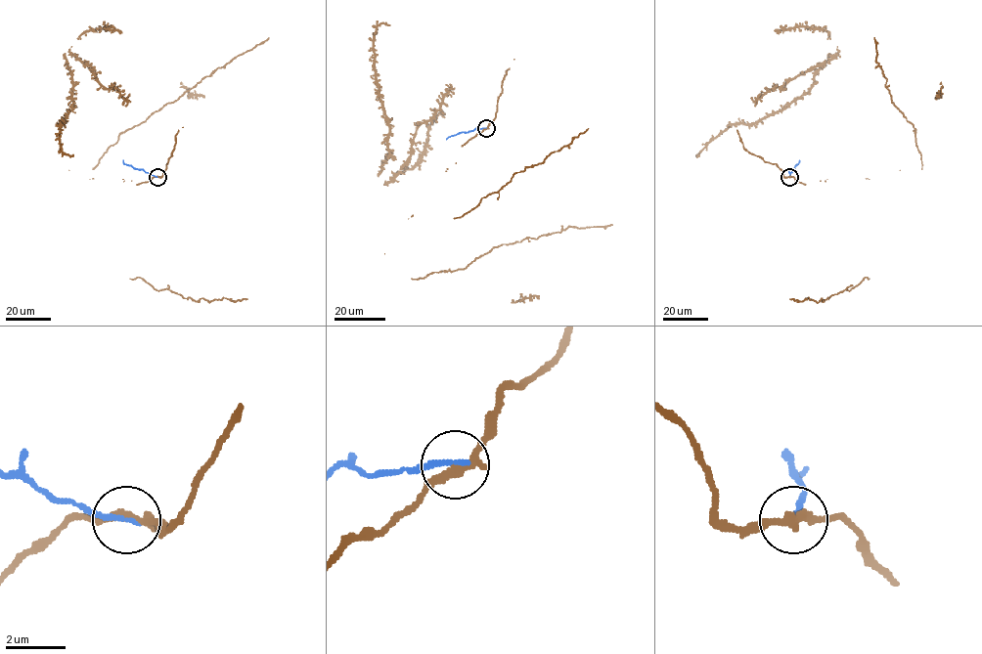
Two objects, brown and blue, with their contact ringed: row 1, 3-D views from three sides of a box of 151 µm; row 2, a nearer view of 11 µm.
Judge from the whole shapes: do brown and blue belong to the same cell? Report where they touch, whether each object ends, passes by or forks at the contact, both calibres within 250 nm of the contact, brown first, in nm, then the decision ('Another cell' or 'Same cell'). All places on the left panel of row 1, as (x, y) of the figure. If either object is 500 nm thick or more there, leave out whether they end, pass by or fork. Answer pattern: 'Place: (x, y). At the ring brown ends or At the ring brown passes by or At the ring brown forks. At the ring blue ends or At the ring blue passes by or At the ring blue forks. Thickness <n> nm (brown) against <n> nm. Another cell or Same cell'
Place: (157, 177). At the ring brown passes by. At the ring blue ends. Thickness 280 nm (brown) against 180 nm. Another cell

